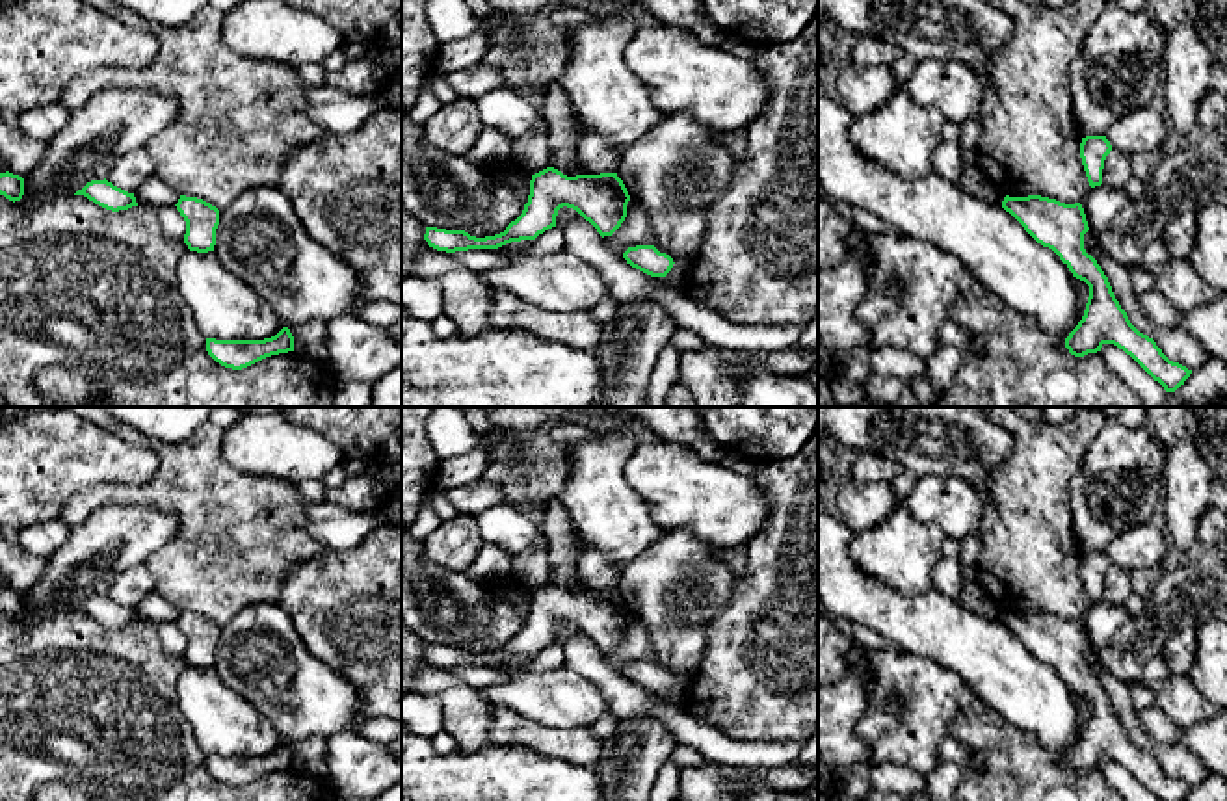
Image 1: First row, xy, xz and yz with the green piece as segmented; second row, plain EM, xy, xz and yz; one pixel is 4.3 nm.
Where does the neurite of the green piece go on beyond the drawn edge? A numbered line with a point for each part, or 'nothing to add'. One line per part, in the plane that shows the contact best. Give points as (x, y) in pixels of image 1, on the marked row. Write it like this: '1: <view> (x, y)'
nothing to add

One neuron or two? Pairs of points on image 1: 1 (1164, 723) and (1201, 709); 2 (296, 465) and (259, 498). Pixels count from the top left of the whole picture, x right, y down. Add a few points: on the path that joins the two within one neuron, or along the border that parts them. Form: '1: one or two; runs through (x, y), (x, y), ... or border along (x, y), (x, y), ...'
1: two; border along (1155, 705), (1183, 731)
2: two; border along (237, 469), (248, 474), (279, 478), (296, 487)

